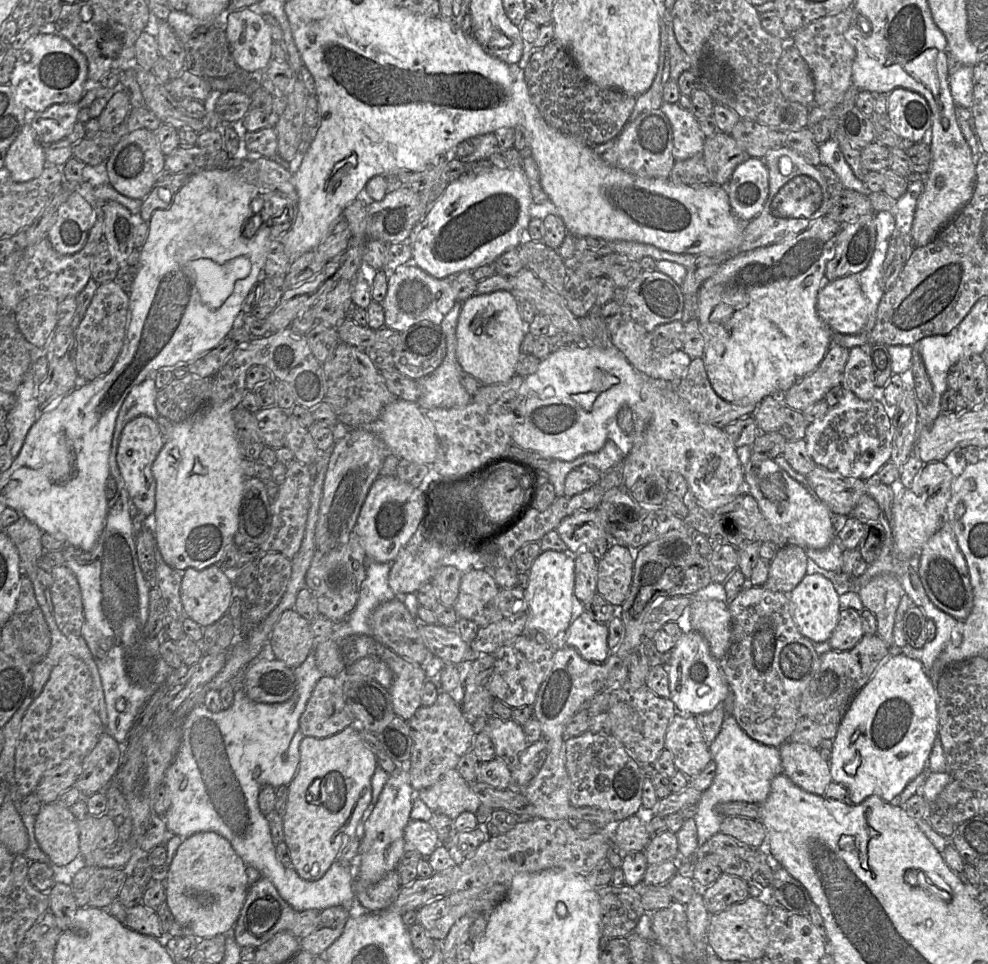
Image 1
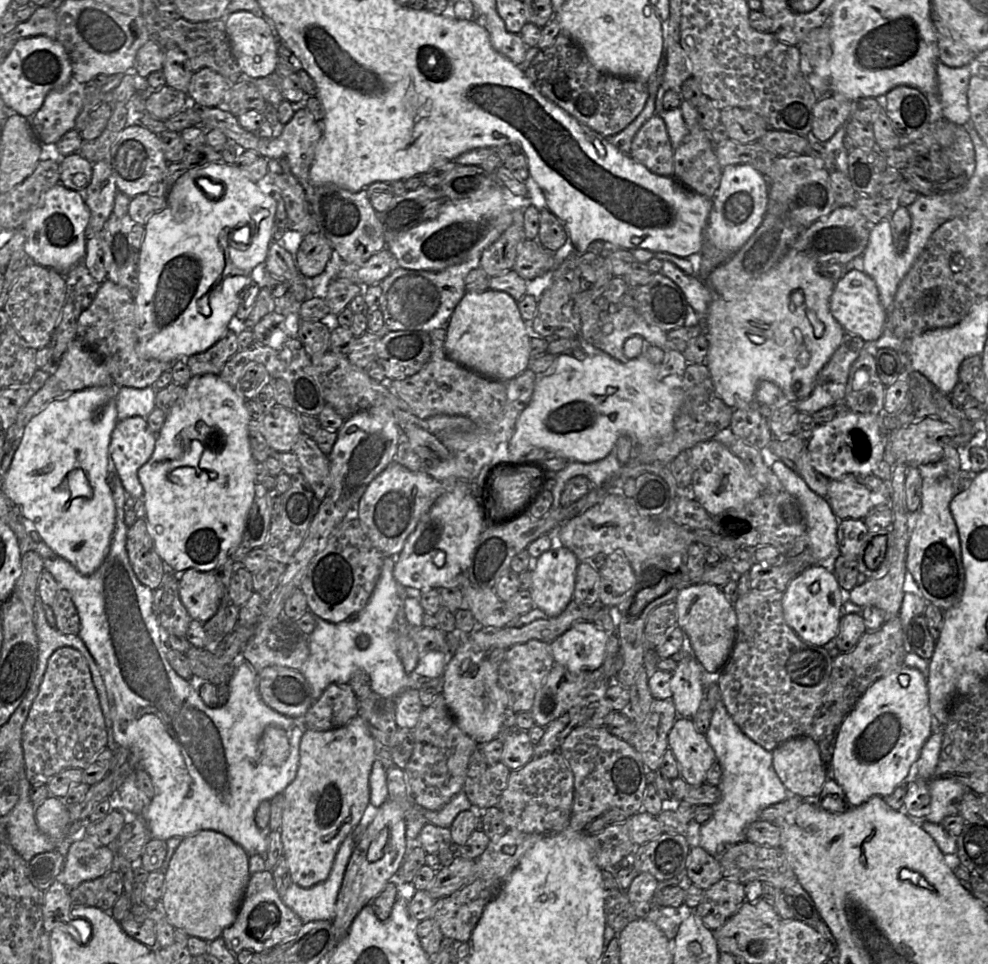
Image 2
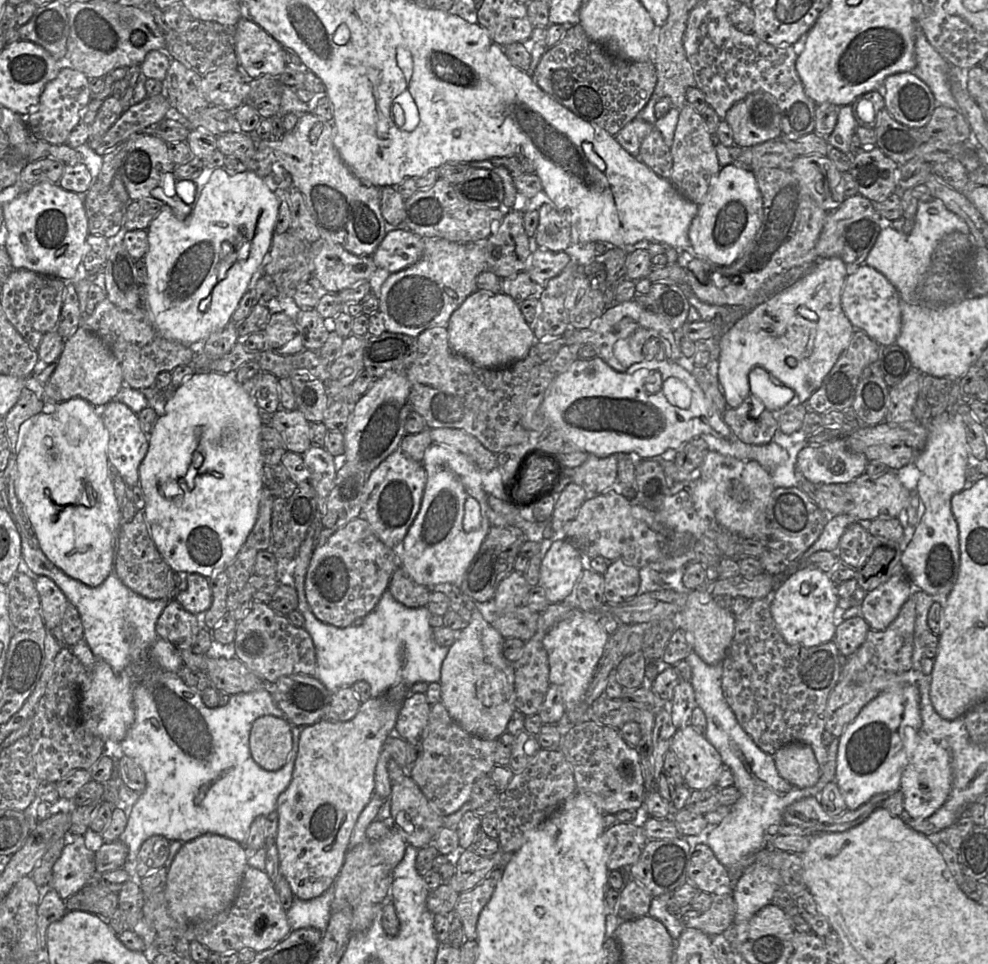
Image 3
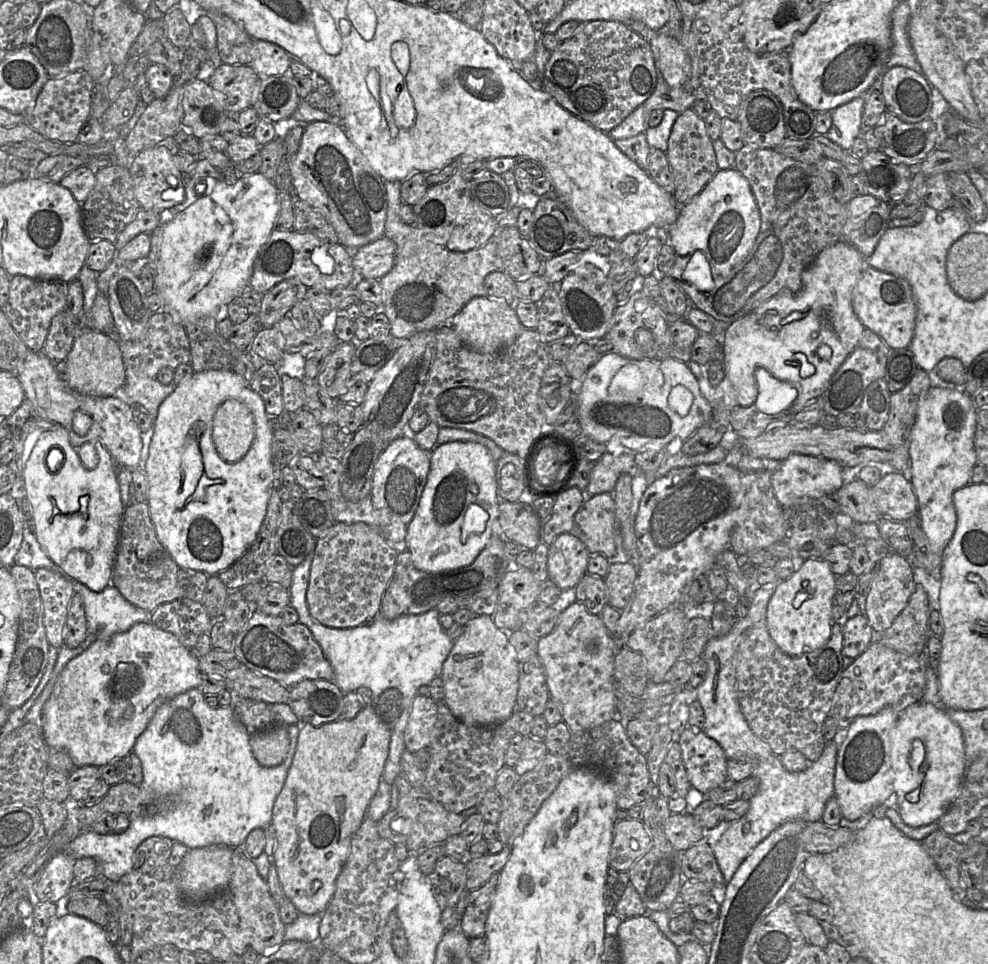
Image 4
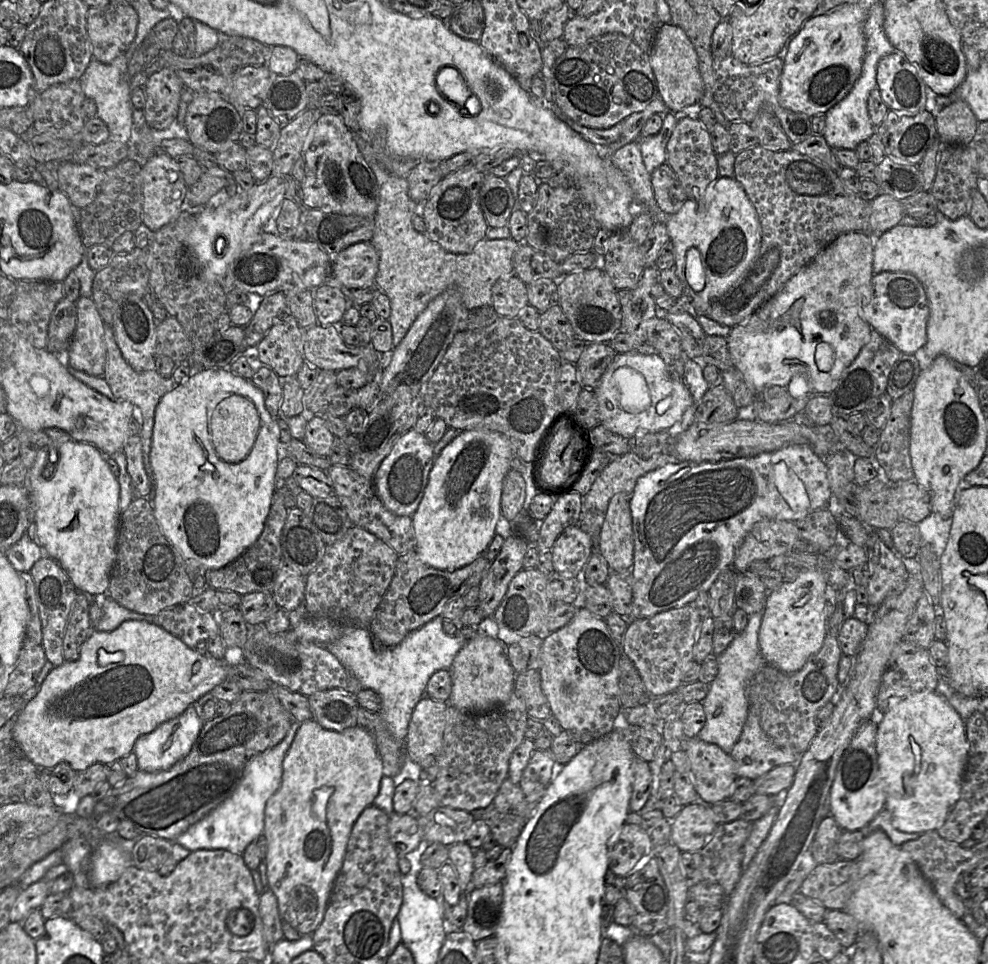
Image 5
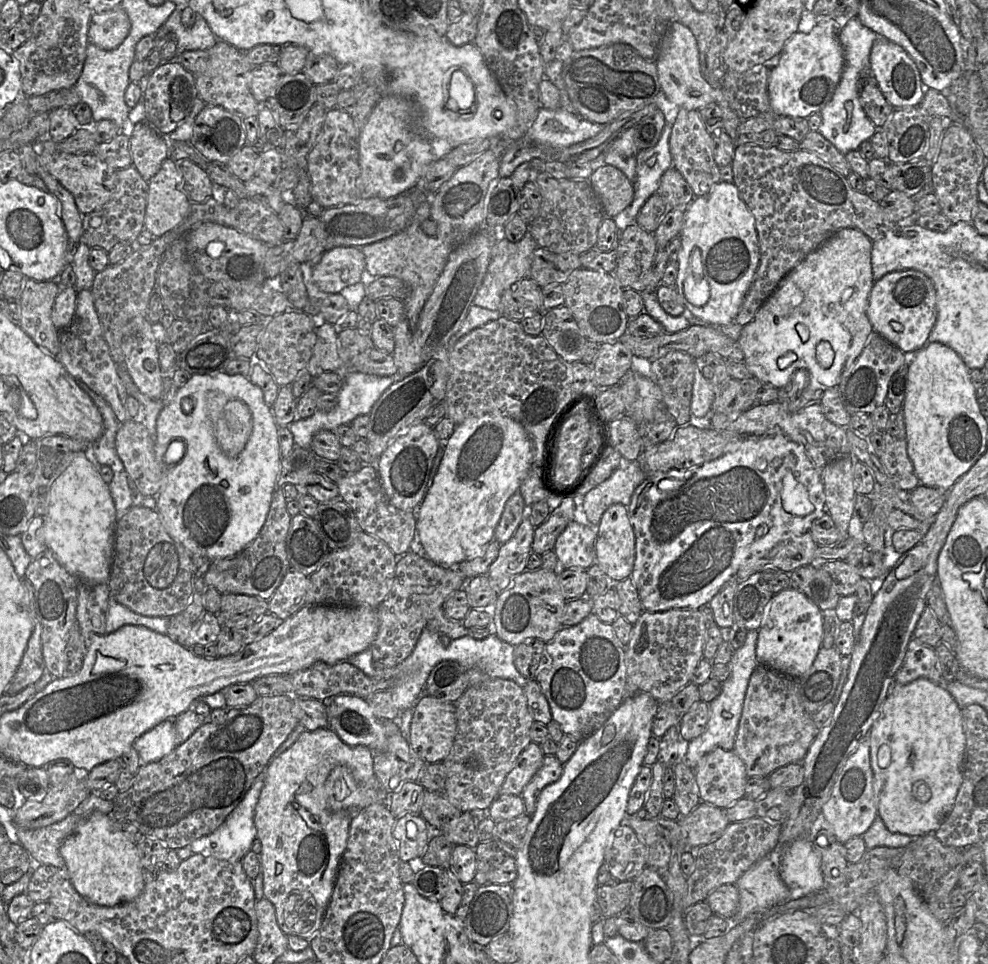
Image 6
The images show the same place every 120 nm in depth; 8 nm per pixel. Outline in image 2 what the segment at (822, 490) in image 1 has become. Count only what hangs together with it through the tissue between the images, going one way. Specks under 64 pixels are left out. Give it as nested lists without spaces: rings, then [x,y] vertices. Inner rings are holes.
[[[847,474],[839,479],[829,479],[825,499],[840,521],[863,520],[875,507],[890,506],[891,493],[888,482],[873,474]]]

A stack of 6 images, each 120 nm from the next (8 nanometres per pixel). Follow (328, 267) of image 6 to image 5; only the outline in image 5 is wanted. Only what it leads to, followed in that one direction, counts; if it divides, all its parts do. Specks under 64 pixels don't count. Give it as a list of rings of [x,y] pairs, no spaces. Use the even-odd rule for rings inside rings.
[[[370,241],[358,242],[334,255],[332,264],[341,288],[355,290],[375,284],[379,255]]]

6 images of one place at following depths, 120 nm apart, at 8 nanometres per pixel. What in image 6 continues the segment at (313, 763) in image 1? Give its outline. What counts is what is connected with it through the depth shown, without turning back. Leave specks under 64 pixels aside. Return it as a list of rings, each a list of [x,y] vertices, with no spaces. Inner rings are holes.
[[[328,727],[303,731],[285,752],[273,757],[265,767],[264,785],[254,811],[256,837],[262,846],[260,868],[263,894],[273,904],[278,926],[287,937],[294,935],[310,940],[320,928],[346,848],[353,815],[348,810],[330,810],[324,787],[330,771],[336,766],[347,767],[353,778],[364,788],[378,788],[370,749],[345,744]]]

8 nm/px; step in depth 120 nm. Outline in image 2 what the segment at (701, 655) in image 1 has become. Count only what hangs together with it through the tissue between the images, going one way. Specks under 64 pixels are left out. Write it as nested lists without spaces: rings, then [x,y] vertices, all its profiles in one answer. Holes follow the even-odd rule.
[[[690,655],[679,661],[672,673],[671,699],[680,717],[691,719],[705,697],[701,680],[702,670],[705,670],[703,666],[693,655]]]

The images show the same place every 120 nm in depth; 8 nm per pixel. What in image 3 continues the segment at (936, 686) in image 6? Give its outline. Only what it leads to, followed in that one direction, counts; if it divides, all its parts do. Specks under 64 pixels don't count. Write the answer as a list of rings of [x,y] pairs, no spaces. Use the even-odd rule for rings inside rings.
[[[906,727],[902,731],[906,765],[902,771],[899,790],[903,794],[903,808],[913,819],[925,819],[934,814],[946,801],[952,784],[951,756],[945,742],[937,742],[922,730]]]

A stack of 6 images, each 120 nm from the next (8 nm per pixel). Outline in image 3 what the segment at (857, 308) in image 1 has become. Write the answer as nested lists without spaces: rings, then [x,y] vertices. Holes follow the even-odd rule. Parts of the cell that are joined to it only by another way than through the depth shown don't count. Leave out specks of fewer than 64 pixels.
[[[861,264],[852,274],[848,274],[841,293],[841,307],[856,330],[865,332],[880,346],[889,346],[896,343],[901,330],[900,295],[891,282],[879,271]]]

